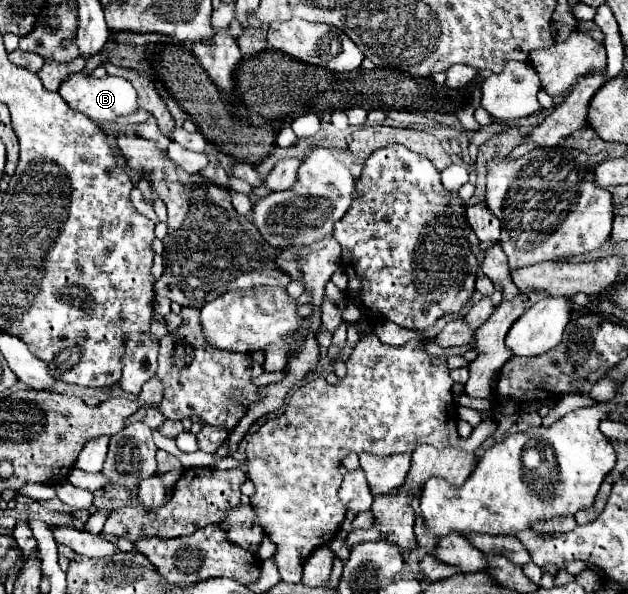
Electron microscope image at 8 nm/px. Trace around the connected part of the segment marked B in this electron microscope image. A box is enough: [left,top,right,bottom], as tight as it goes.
[59,73,137,125]

